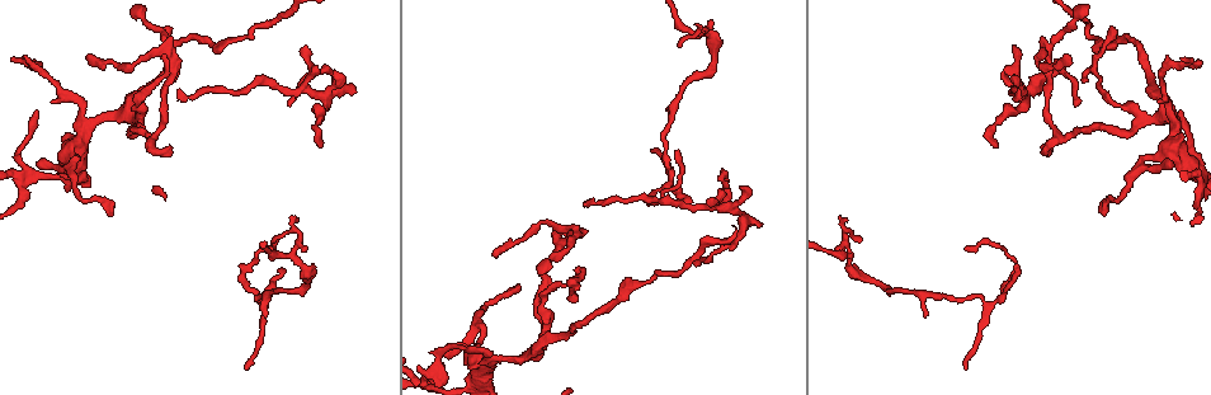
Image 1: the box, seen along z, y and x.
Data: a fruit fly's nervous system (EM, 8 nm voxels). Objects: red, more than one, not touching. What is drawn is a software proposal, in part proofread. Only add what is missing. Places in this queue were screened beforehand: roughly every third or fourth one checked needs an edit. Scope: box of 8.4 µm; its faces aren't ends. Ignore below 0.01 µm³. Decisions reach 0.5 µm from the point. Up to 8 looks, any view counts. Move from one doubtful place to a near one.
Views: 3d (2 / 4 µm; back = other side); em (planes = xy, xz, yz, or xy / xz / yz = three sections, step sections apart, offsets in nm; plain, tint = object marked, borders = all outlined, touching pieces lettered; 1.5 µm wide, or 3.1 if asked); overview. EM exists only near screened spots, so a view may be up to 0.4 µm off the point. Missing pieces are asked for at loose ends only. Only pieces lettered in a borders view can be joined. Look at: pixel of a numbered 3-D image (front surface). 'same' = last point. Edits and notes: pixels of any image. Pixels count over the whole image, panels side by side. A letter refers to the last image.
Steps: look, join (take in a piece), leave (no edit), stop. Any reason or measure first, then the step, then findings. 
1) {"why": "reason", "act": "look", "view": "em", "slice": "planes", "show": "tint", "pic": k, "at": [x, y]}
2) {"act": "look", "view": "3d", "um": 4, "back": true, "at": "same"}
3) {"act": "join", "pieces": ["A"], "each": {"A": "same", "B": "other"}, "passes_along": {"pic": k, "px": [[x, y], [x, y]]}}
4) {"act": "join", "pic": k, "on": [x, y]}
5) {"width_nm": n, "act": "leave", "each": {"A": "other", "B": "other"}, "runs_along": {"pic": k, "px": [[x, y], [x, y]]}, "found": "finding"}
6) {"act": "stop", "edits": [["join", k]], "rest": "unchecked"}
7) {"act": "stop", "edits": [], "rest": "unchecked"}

{"why": "tapers out", "act": "look", "view": "3d", "um": 4, "pic": 1, "at": [172, 153]}

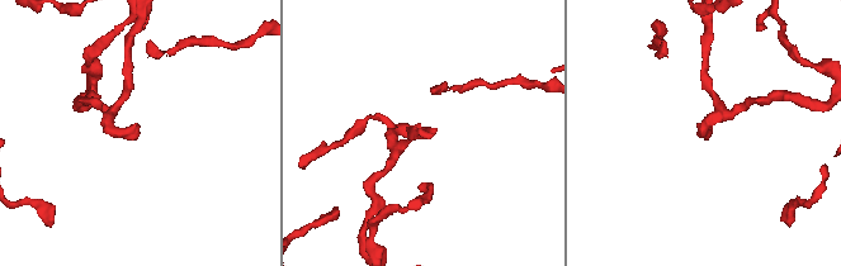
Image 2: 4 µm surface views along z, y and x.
{"why": "now the EM", "act": "look", "view": "em", "slice": "xz", "step": 4, "show": "plain", "pic": 2, "at": [708, 134]}

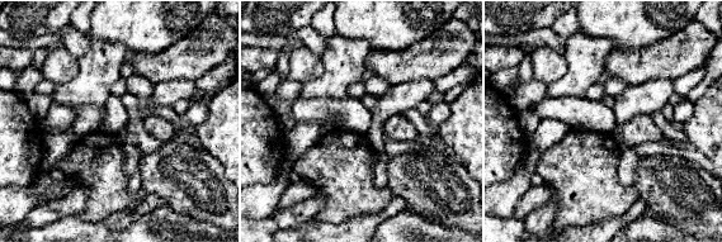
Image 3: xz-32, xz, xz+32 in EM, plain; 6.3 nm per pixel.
{"act": "look", "view": "em", "slice": "xz", "step": 4, "show": "borders", "at": "same"}

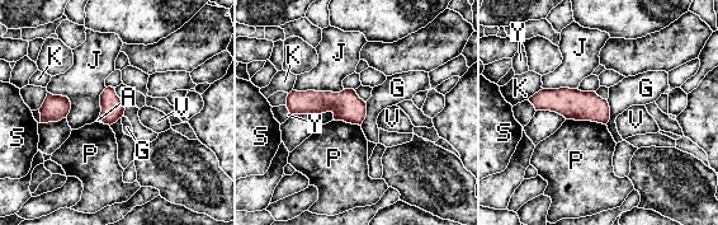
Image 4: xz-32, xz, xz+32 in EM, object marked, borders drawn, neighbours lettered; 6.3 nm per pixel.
{"act": "leave", "each": {"A": "other", "G": "other", "J": "other", "K": "other", "P": "other", "S": "other", "V": "other", "Y": "other"}, "border": {"pic": 4, "px": [[566, 118], [590, 120], [605, 125]]}, "found": "no lettered piece goes on from it"}

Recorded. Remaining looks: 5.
{"why": "branch stops here", "act": "look", "view": "3d", "um": 2, "pic": 1, "at": [322, 144]}

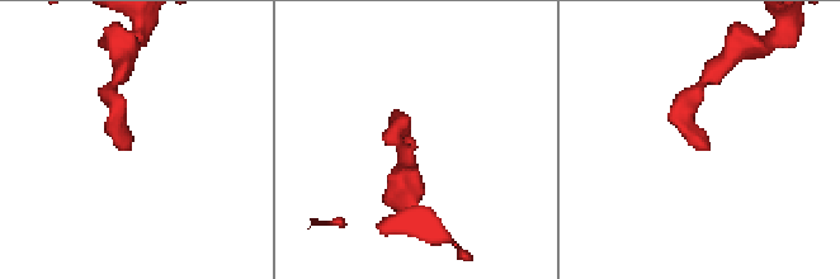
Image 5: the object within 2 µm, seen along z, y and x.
{"act": "look", "view": "em", "slice": "xz", "step": 4, "show": "borders", "pic": 5, "at": [129, 140]}

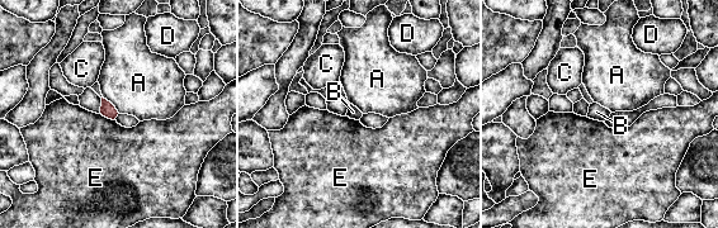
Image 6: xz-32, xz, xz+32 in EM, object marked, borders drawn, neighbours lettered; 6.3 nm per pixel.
{"act": "leave", "each": {"A": "other", "B": "other", "C": "other", "D": "other", "E": "other"}, "border": {"pic": 6, "px": [[103, 96], [119, 113]]}, "found": "no lettered piece goes on from it"}

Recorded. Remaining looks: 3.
{"why": "branch stops here", "act": "look", "view": "3d", "um": 2, "pic": 1, "at": [652, 151]}

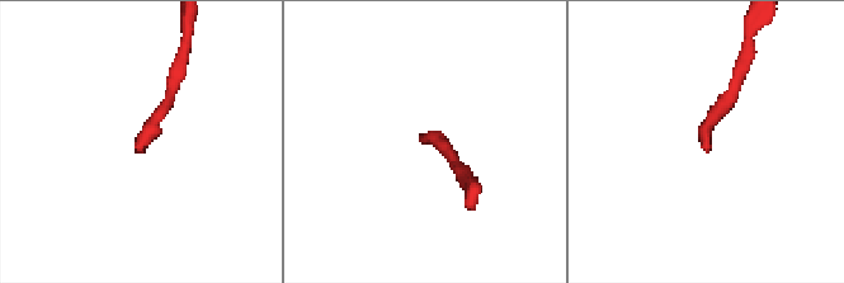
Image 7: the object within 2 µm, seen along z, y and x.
{"why": "now the EM", "act": "look", "view": "em", "slice": "yz", "step": 4, "show": "borders", "pic": 7, "at": [138, 151]}

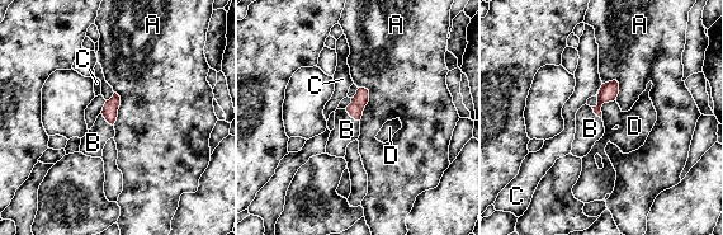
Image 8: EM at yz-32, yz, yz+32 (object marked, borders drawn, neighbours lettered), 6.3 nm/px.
{"why": "cut it another way", "act": "look", "view": "em", "slice": "planes", "show": "borders", "at": "same"}

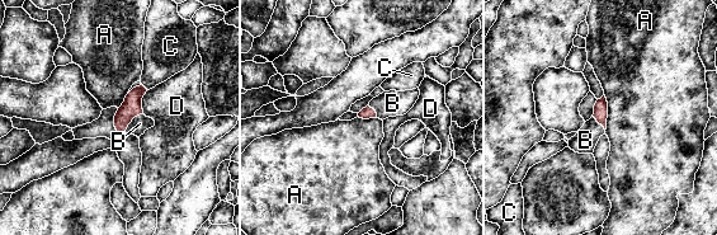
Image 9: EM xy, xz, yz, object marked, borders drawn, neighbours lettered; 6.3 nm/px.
{"act": "join", "pieces": ["B"], "each": {"A": "other", "B": "same", "C": "other", "D": "other"}, "passes_along": {"pic": 9, "px": [[132, 106], [131, 121], [140, 123]]}, "found": "the cell continues"}

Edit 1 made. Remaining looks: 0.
{"act": "stop", "edits": [["join", 9]], "rest": "unchecked"}

